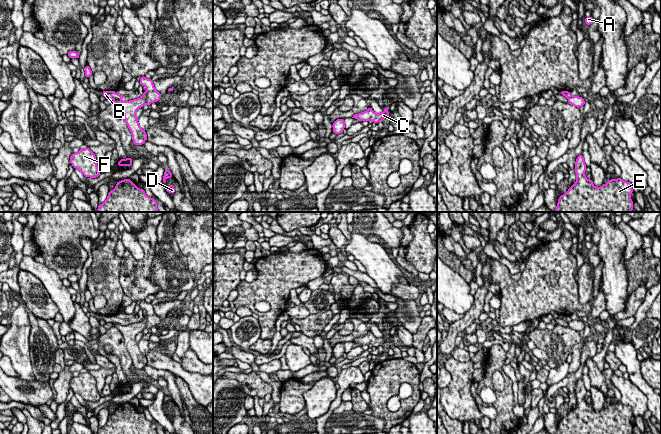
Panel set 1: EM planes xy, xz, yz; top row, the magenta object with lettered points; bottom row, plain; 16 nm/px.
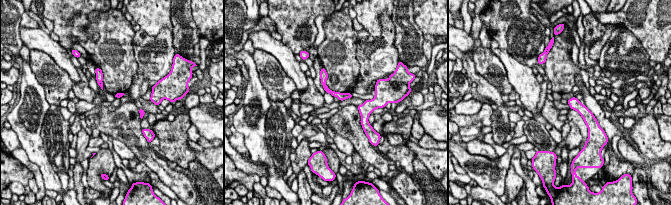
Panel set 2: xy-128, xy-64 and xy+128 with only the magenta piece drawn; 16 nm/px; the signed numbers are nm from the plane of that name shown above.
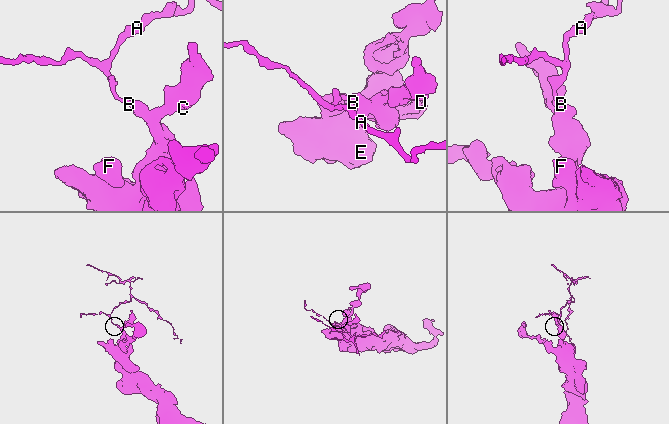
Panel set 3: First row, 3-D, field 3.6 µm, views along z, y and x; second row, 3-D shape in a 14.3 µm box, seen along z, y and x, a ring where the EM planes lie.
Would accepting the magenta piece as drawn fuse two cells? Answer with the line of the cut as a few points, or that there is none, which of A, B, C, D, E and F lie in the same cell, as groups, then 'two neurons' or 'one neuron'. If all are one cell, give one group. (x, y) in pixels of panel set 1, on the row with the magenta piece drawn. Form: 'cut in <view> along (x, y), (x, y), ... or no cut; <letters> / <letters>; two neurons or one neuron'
cut in xy along (118, 98), (113, 99); A B / C D E F; two neurons

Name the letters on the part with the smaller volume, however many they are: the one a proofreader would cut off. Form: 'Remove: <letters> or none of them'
Remove: A, B

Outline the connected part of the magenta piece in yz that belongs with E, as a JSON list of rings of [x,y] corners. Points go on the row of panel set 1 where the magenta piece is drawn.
[[[580,154],[575,162],[576,183],[558,198],[555,212],[632,212],[632,184],[610,179],[599,188],[585,176],[586,164]]]

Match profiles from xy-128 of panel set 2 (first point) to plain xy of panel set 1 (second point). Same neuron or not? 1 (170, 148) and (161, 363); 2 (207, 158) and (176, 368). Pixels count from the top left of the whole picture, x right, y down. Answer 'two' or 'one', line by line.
1: two
2: one

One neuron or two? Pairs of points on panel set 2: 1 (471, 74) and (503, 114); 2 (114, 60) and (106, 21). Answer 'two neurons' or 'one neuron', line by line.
1: one neuron
2: one neuron

